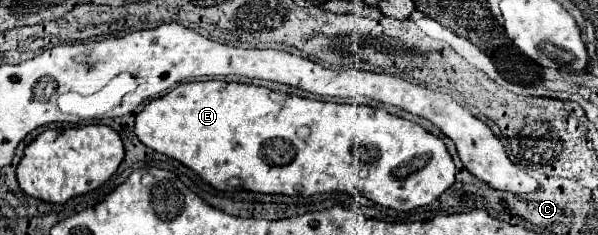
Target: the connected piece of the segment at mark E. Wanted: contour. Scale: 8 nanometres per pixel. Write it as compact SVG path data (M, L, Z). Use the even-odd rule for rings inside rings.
M209 80L209 82L187 82L179 84L175 90L169 94L151 100L135 118L135 134L137 138L151 150L161 152L169 158L175 158L183 162L187 168L191 168L195 174L199 174L207 184L211 184L217 190L231 190L231 184L237 184L237 188L251 190L251 192L263 192L263 194L321 194L321 192L345 192L349 195L356 196L361 194L375 204L405 212L413 210L419 206L427 206L433 200L437 200L447 188L453 186L455 182L455 164L451 160L451 154L447 146L443 144L441 138L429 134L425 128L419 124L393 116L385 112L383 108L371 108L371 106L359 106L359 104L337 104L337 102L321 102L321 100L311 100L311 98L301 98L301 96L285 96L281 100L281 94L273 94L269 88L255 86L255 84L241 84L241 82L221 82L221 80ZM307 126L311 132L307 138L301 138L297 134L297 128Z

